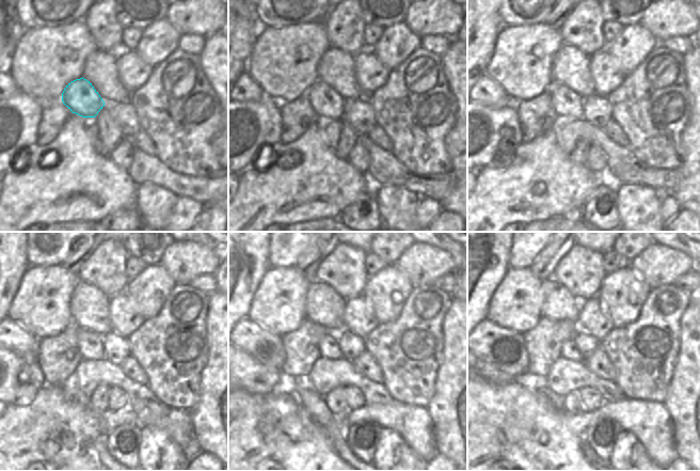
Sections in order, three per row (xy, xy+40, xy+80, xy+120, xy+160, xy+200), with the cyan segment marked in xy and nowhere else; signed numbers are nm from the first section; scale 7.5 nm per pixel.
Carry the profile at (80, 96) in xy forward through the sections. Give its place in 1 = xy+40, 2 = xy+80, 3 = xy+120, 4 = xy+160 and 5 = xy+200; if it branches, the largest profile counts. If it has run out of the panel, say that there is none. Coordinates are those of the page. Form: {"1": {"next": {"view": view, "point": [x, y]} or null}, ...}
{"1": {"next": {"view": "xy+40", "point": [327, 104]}}, "2": {"next": {"view": "xy+80", "point": [568, 105]}}, "3": {"next": {"view": "xy+120", "point": [90, 344]}}, "4": {"next": {"view": "xy+160", "point": [329, 348]}}, "5": {"next": {"view": "xy+200", "point": [569, 350]}}}

